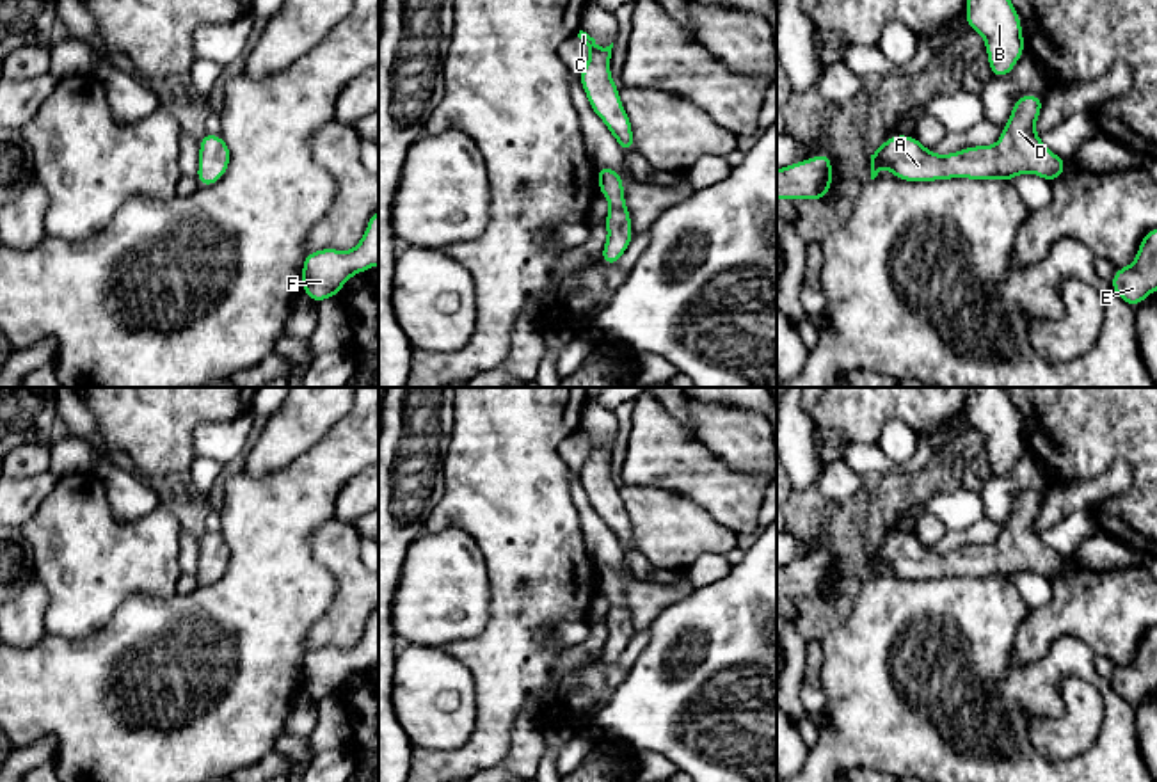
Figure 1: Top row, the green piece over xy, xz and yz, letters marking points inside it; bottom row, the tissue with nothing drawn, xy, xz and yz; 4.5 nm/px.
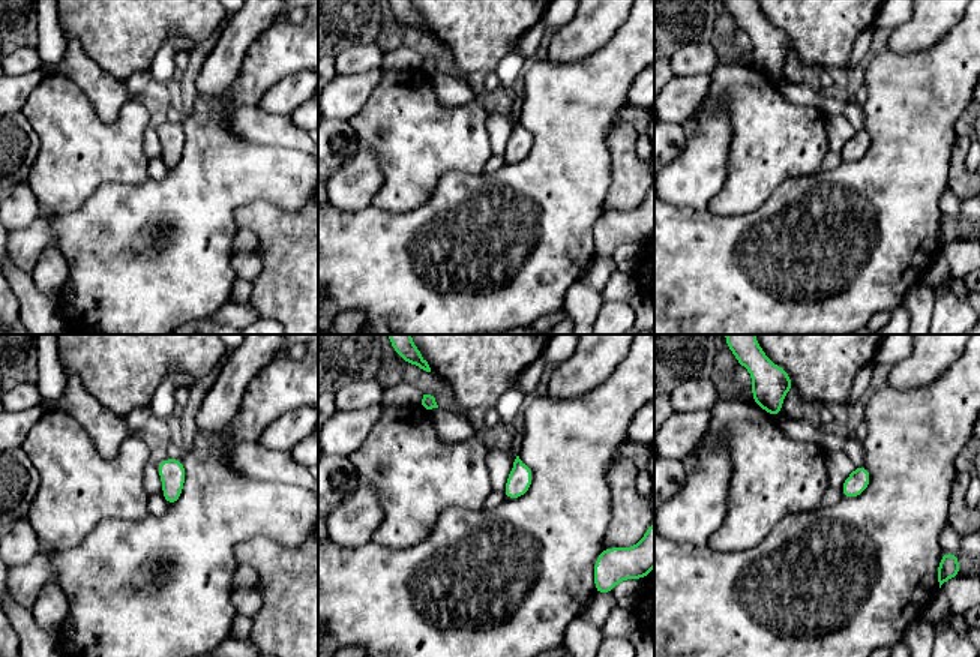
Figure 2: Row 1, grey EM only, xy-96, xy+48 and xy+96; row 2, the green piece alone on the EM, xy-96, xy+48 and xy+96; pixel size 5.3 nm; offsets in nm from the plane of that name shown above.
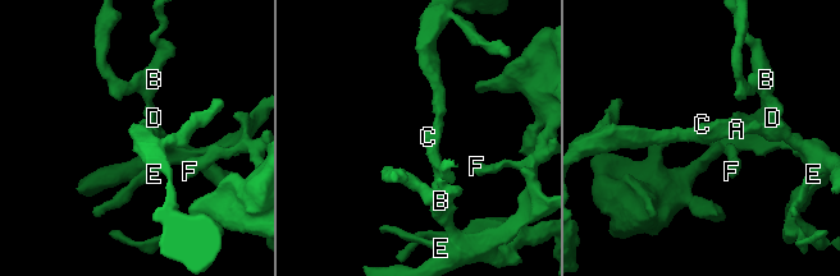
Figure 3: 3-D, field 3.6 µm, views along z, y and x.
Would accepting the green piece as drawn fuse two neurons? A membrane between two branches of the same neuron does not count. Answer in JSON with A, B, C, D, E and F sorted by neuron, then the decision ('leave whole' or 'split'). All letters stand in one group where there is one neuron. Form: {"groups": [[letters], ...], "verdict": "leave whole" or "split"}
{"groups": [["A", "B", "C", "D", "E", "F"]], "verdict": "leave whole"}

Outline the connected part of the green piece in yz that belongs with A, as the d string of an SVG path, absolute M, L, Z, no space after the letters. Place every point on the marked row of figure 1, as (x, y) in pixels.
M1036 94L1017 98L993 146L963 148L951 155L935 155L914 135L892 135L871 155L871 180L889 167L894 178L910 183L953 178L1009 183L1024 172L1052 183L1065 174L1066 160L1047 149L1034 132L1041 107L1043 100Z

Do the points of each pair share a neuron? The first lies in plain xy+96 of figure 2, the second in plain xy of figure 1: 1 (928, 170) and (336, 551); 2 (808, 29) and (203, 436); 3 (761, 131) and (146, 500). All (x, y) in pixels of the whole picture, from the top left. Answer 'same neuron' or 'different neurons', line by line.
1: different neurons
2: different neurons
3: different neurons

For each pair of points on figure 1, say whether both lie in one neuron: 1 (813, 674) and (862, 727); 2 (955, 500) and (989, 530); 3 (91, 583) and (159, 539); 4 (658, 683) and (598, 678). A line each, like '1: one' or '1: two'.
1: two
2: two
3: one
4: two

